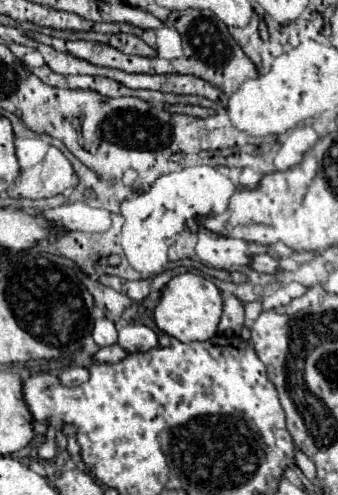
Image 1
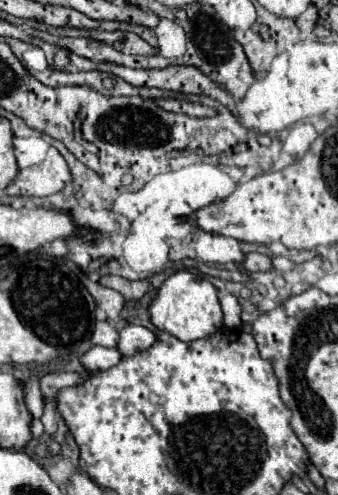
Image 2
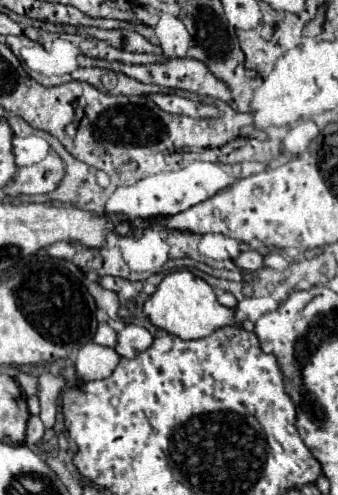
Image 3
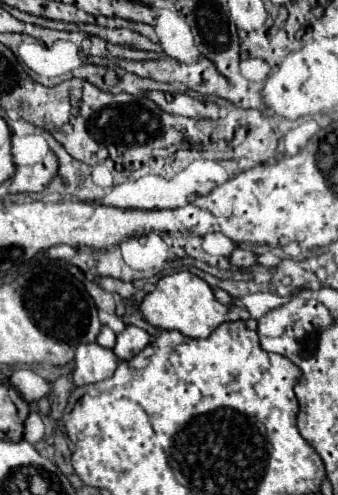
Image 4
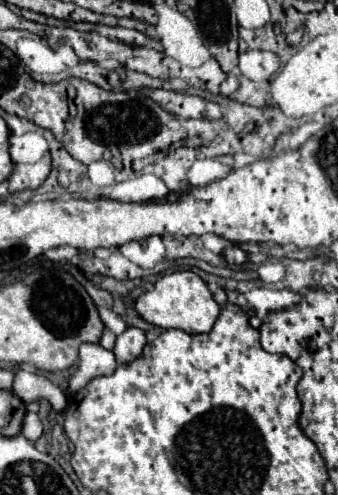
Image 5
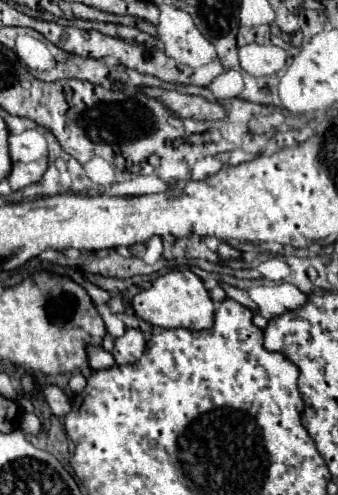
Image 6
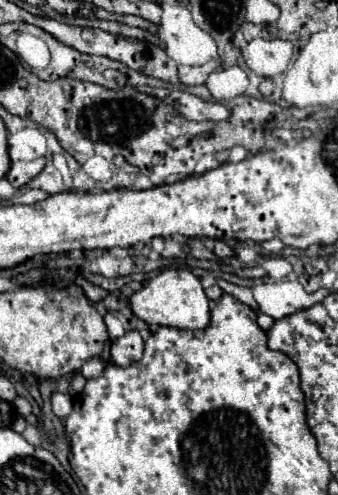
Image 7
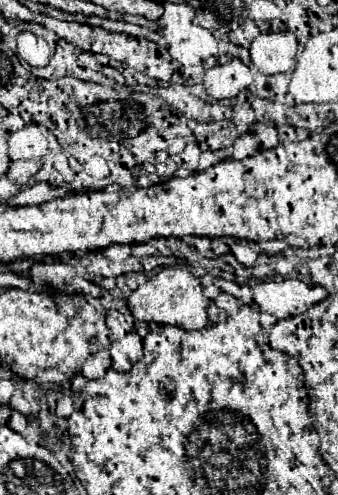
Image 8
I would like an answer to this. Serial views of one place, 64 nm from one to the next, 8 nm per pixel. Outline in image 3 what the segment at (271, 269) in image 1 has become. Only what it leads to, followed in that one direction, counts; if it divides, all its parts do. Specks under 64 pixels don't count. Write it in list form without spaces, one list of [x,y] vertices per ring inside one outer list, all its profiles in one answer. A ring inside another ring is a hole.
[[[254,250],[240,252],[240,254],[238,254],[238,258],[234,260],[234,264],[236,264],[238,268],[242,268],[242,270],[252,270],[252,272],[264,266],[264,262],[262,262],[262,256],[260,256],[258,252],[254,252]]]

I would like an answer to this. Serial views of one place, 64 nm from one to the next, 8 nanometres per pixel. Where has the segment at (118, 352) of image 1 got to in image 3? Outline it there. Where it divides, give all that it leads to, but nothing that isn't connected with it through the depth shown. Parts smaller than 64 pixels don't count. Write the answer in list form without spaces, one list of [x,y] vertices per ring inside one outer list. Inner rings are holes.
[[[88,342],[80,348],[76,358],[76,380],[78,382],[92,382],[92,380],[104,380],[108,378],[114,368],[118,366],[120,356],[114,348],[96,346],[94,342]]]

